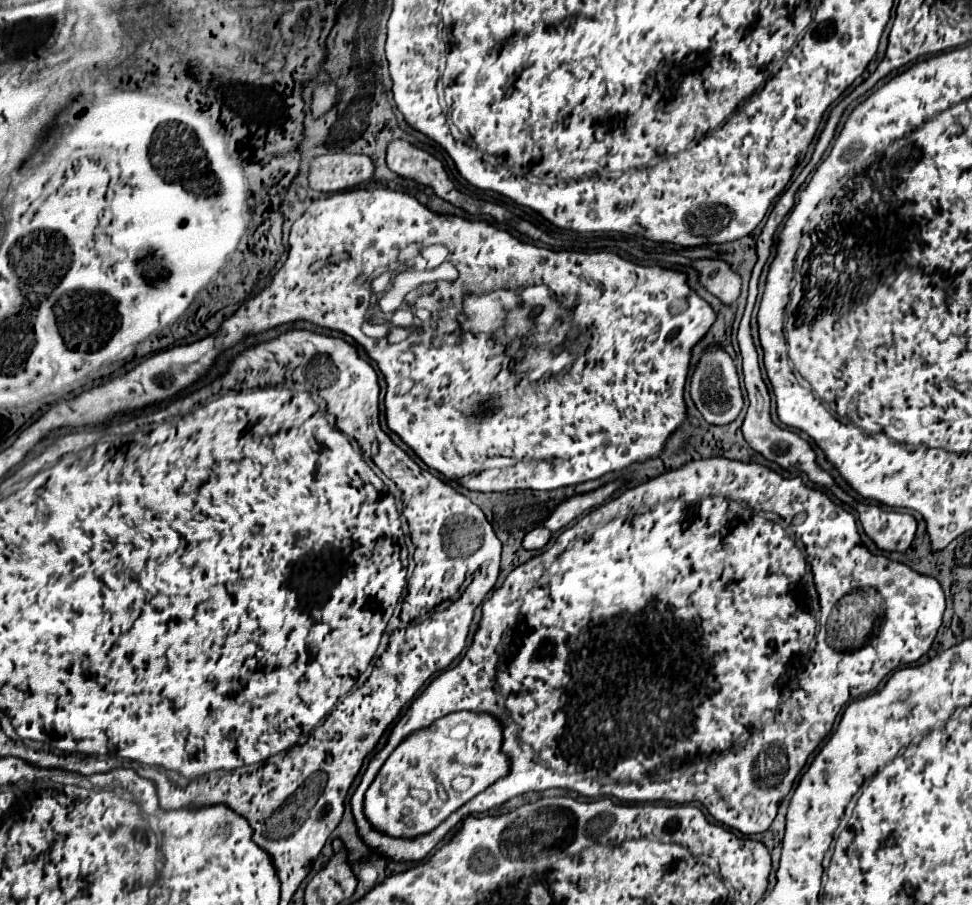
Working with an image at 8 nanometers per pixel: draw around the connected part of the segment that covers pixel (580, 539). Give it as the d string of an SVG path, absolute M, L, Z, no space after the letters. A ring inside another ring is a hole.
M721 456L699 460L699 462L687 462L679 470L663 472L649 479L645 484L627 488L619 498L613 498L611 502L591 510L575 526L563 530L553 546L545 548L539 556L531 558L527 564L517 566L505 578L505 582L497 590L493 590L493 594L483 604L483 618L475 632L471 648L463 654L463 658L455 666L439 672L437 678L433 678L431 684L412 701L405 716L393 728L385 748L379 750L373 756L373 760L369 762L369 766L361 778L361 784L357 786L357 790L351 798L351 808L353 808L353 816L355 816L361 838L371 848L375 848L377 852L381 852L383 856L389 856L393 860L421 860L437 846L437 842L441 842L445 838L445 834L453 826L457 826L469 814L483 814L495 806L505 804L507 800L511 800L519 794L541 792L547 788L575 790L587 798L615 796L623 802L675 802L675 804L699 802L709 810L709 814L715 820L719 820L721 824L725 824L729 828L739 830L745 836L765 832L771 826L771 822L775 820L781 800L789 794L789 790L791 790L797 774L805 766L807 758L813 754L813 750L819 746L819 742L831 732L833 722L835 722L837 714L841 712L841 708L847 702L855 700L855 694L863 696L863 694L873 692L873 688L877 688L877 684L889 672L899 668L901 664L917 662L923 654L927 654L927 650L931 648L931 644L935 640L937 628L941 626L941 618L945 612L945 594L943 594L941 584L933 576L915 572L907 564L895 562L887 556L871 554L867 548L859 548L859 544L861 544L861 536L859 536L853 513L847 512L839 504L831 502L827 498L827 494L803 486L799 476L783 478L779 472L775 472L767 466L755 464L755 462L739 462L739 460L729 460L729 458L721 458ZM797 538L799 538L799 542L803 542L803 546L807 546L807 558L805 558L803 548L799 548ZM807 560L811 562L815 584L813 584ZM815 588L817 588L821 610L817 636L815 636L815 602L817 602ZM813 638L817 642L812 652L813 656L810 656L803 665L805 658L811 654ZM495 646L497 646L497 656L499 656L497 684L499 684L501 694L505 696L505 708L509 712L503 710L503 698L499 698L499 694L495 694ZM461 710L477 712L477 714L491 714L501 721L504 727L501 752L507 754L507 758L511 762L511 772L507 776L499 778L495 784L491 784L487 790L483 790L475 798L471 798L467 802L467 806L463 806L463 810L457 810L455 814L451 814L451 818L447 818L447 822L439 824L435 830L415 836L415 838L393 838L393 836L381 832L383 838L373 842L367 836L369 824L367 824L367 818L363 816L363 800L365 800L365 792L371 786L371 782L375 780L379 768L389 758L389 754L407 738L407 734L429 728L435 720L439 720L447 714L453 714L453 712L461 712ZM771 750L773 750L773 756L767 754ZM761 752L767 754L767 764L763 764L763 782L757 782L753 776L753 768L755 768L755 762Z

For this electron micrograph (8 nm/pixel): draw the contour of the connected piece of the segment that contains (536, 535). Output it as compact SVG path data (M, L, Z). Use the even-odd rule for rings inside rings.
M543 526L533 528L531 532L525 534L525 538L523 538L523 548L525 548L525 550L541 550L541 548L549 542L549 538L551 538L551 532L549 532L547 528L543 528Z

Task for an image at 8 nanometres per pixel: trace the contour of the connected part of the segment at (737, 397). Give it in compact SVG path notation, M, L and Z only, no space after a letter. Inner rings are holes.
M721 344L705 346L701 360L697 362L693 376L691 376L691 398L697 406L697 410L703 414L703 418L715 426L723 426L723 424L733 422L737 418L737 414L741 412L743 394L739 388L739 376L737 376L737 370L735 370L731 356L723 350Z

